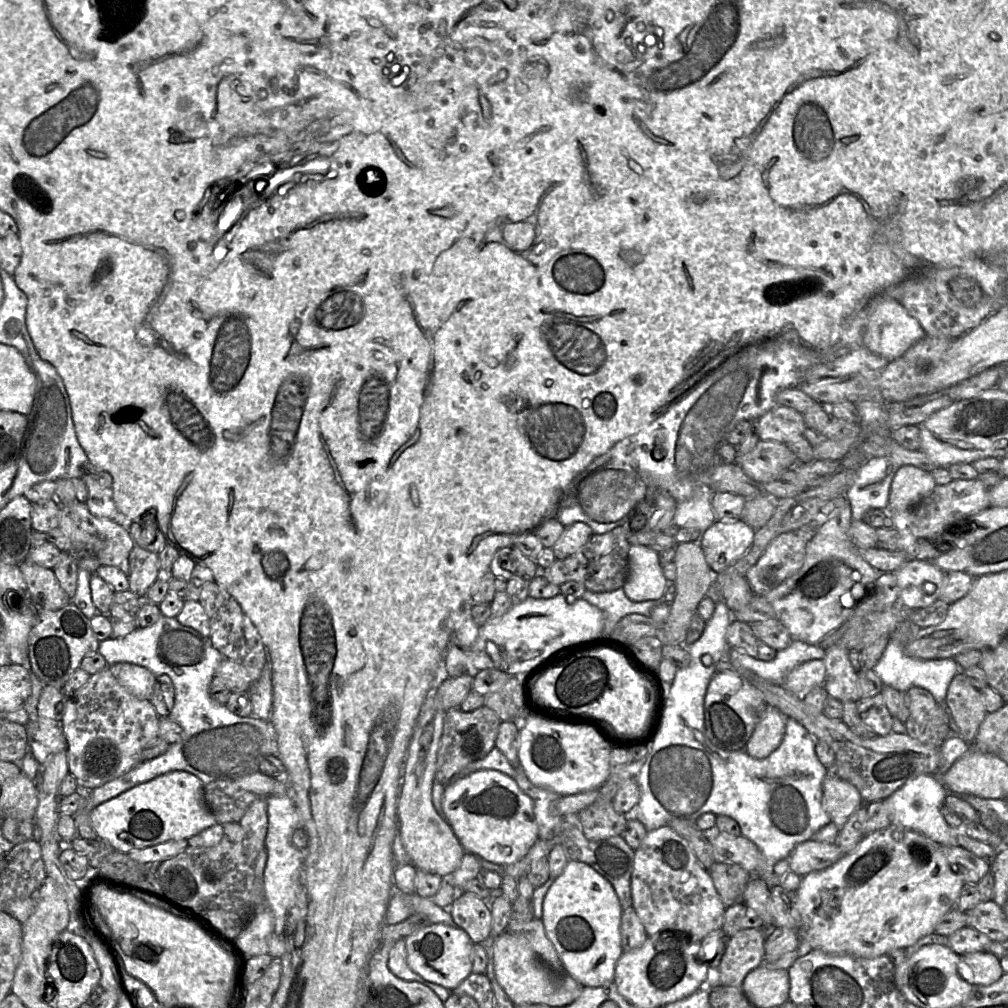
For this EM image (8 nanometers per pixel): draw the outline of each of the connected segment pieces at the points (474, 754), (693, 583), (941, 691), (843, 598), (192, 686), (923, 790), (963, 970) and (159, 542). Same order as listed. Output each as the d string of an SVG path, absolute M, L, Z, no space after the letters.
M485 706L470 713L463 712L459 708L446 711L437 752L434 781L445 785L467 765L485 758L495 747L500 723L495 712Z
M684 542L676 546L676 554L673 563L676 566L676 597L670 604L670 614L667 623L658 628L656 638L662 645L683 645L692 616L697 612L699 603L705 598L714 581L702 547L699 542Z
M889 640L880 660L873 668L874 672L884 685L902 693L914 686L921 687L928 690L938 703L944 705L950 682L961 671L959 665L953 658L925 660L908 657L903 653L903 646L900 641Z
M846 497L844 504L833 510L828 518L808 542L802 567L764 596L792 638L812 645L818 645L828 633L851 616L878 576L878 572L860 556L858 548L849 538L853 518Z
M161 614L152 626L138 627L124 637L101 641L98 652L108 665L127 662L145 667L156 676L168 675L175 689L174 706L169 717L182 727L183 735L179 742L169 744L163 754L140 762L126 774L93 789L93 799L107 801L171 771L190 772L205 786L215 780L234 779L257 772L261 756L278 755L277 733L270 720L240 717L211 698L209 685L224 657L213 646L210 636L182 625L176 617Z
M921 774L908 780L890 796L883 799L891 825L903 826L919 832L941 846L959 846L959 838L966 834L966 823L957 827L950 826L942 816L940 808L947 796L946 786L934 776Z
M988 951L968 953L961 956L959 975L973 986L991 985L998 981L1003 974L1000 959Z
M148 513L136 521L128 522L127 528L135 544L150 552L159 555L167 545L166 538L153 513Z

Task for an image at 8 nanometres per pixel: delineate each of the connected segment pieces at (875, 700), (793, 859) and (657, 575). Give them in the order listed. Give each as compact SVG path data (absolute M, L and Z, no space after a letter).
M880 694L860 699L856 706L861 723L876 735L884 736L892 732L894 719Z
M807 840L798 844L789 855L789 868L799 876L820 871L836 863L844 853L834 843Z
M632 545L628 553L628 576L622 587L634 602L663 601L667 579L659 563L659 554L642 545Z

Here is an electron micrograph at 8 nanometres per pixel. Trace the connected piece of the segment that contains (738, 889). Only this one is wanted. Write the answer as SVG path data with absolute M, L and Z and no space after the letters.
M715 862L707 871L726 908L737 902L753 877L740 865L729 862Z

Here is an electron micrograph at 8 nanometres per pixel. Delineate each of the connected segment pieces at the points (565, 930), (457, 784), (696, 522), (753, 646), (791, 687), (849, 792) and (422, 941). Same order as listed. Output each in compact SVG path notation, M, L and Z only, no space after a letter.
M569 860L544 897L541 920L565 973L582 987L600 987L613 982L615 967L623 952L621 917L622 908L611 883L589 865Z
M481 770L445 786L442 810L465 852L499 865L510 865L528 854L538 841L532 799L509 776Z
M701 489L690 499L676 503L673 523L679 528L694 528L704 533L717 521L711 498L711 489Z
M733 620L726 633L729 647L740 650L747 655L761 661L772 661L777 651L757 638L748 623Z
M810 660L791 670L782 686L786 691L803 700L814 688L824 685L826 667L823 660Z
M827 772L822 783L822 806L840 829L862 804L858 789L833 772Z
M429 924L405 938L407 963L426 981L454 990L472 973L472 941L457 926Z

